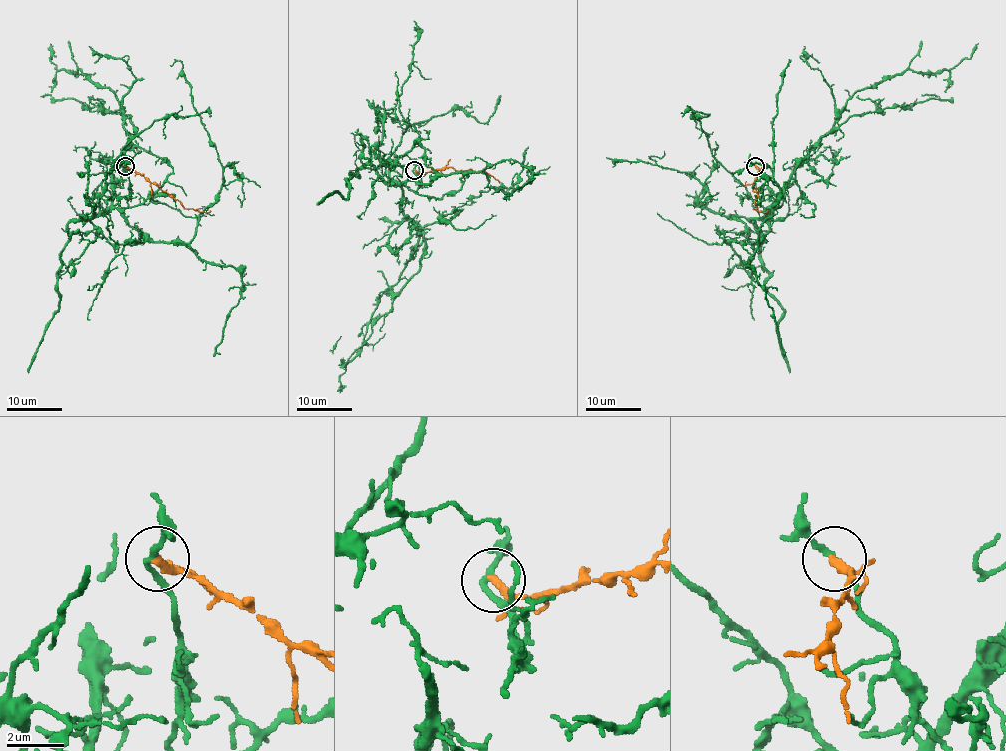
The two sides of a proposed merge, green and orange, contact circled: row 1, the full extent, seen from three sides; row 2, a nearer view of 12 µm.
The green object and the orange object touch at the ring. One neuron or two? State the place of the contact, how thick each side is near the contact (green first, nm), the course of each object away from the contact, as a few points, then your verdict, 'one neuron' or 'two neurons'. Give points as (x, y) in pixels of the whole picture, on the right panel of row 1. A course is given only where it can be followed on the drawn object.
at (755, 166); 190 nm thick on the green side, 200 nm on the other; green runs (756, 166), (777, 208), (772, 201), (858, 90), (902, 71), (947, 70), (949, 85), (939, 96), (921, 96); orange runs (756, 166), (759, 169), (753, 185), (757, 194), (754, 203), (757, 210), (768, 210); two neurons

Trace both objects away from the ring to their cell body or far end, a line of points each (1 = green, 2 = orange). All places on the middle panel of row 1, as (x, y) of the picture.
1: (414, 170), (417, 192), (402, 187), (400, 209), (418, 236), (413, 256), (345, 363), (333, 354), (341, 336)
2: (414, 170), (424, 173), (447, 168), (458, 172), (471, 169), (486, 172), (499, 183)

